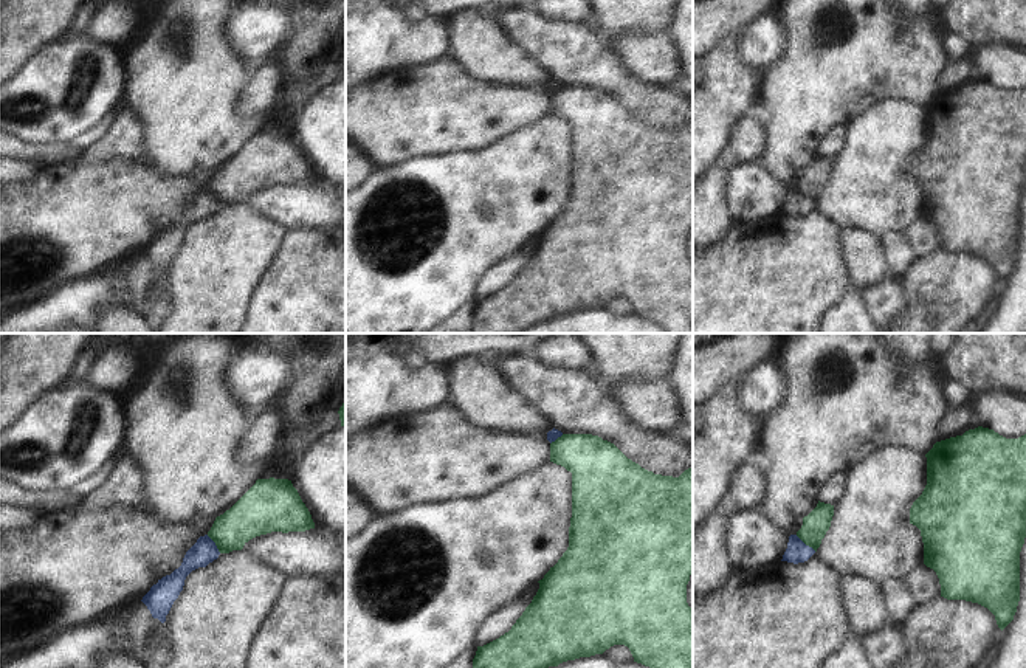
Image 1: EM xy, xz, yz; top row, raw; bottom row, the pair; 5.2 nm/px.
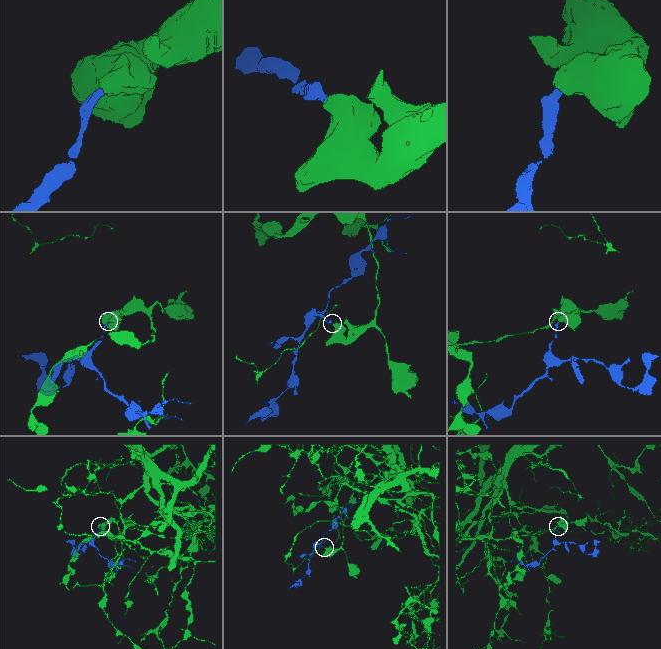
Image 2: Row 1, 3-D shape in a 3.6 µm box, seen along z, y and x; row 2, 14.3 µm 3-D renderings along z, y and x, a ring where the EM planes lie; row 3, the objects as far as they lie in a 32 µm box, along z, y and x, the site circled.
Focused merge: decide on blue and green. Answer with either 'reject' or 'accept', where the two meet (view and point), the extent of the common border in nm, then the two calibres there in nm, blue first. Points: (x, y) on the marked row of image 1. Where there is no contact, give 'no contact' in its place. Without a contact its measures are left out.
reject; contact yz (805, 544); length 140 nm; calibres 110 and 140 nm

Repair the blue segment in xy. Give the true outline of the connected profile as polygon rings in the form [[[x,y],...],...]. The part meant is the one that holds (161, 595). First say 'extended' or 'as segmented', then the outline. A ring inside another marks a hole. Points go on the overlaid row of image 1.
as segmented; [[[208,535],[200,536],[186,552],[181,566],[170,575],[158,580],[158,583],[143,597],[141,601],[147,606],[152,617],[164,623],[174,601],[183,591],[186,577],[198,567],[206,567],[209,563],[217,560],[219,555],[220,552],[215,542]]]

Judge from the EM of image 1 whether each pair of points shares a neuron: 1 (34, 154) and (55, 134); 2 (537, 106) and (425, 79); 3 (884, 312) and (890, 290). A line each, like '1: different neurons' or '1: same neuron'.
1: different neurons
2: same neuron
3: same neuron

